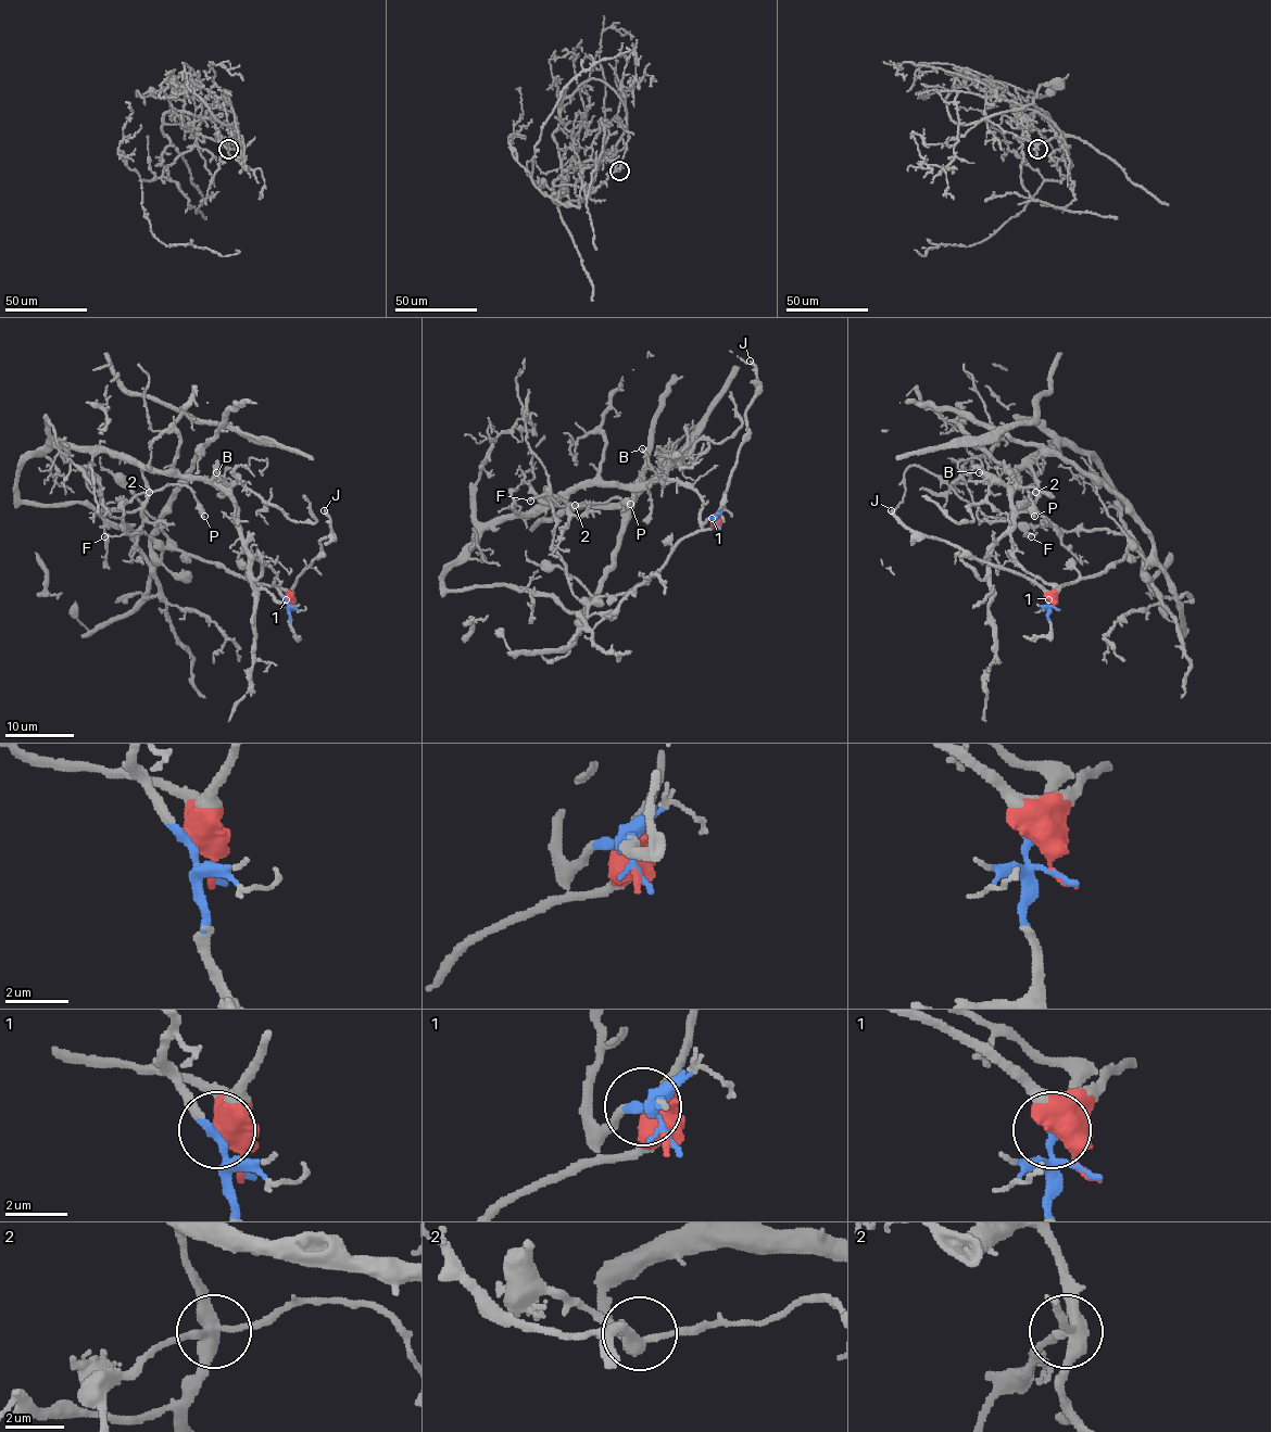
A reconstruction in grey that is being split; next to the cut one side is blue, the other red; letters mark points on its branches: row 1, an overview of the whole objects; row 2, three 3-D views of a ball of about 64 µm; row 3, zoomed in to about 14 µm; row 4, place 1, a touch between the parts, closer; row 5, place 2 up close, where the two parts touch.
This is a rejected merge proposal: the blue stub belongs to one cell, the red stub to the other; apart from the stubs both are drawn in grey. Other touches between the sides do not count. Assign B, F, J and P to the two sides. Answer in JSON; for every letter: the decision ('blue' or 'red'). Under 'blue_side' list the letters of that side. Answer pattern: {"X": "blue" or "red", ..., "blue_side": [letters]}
{"B": "blue", "F": "red", "J": "red", "P": "red", "blue_side": ["B"]}

